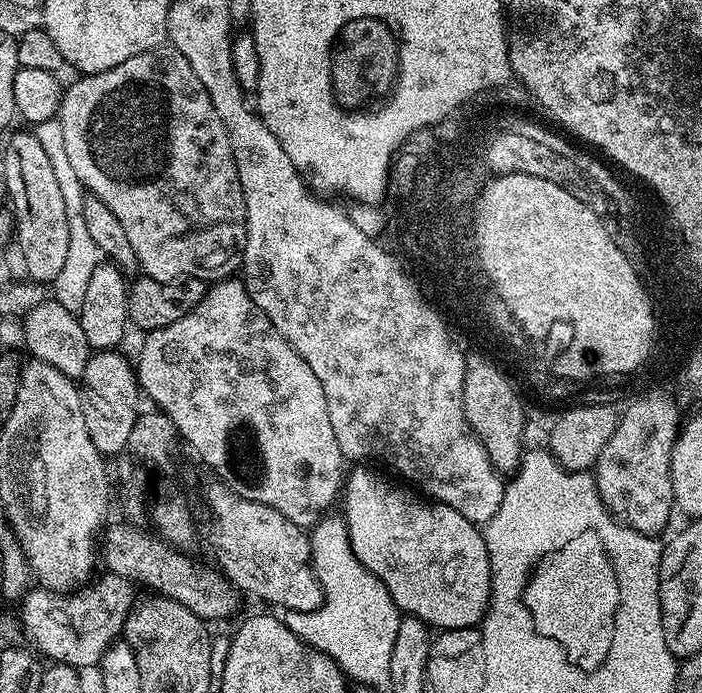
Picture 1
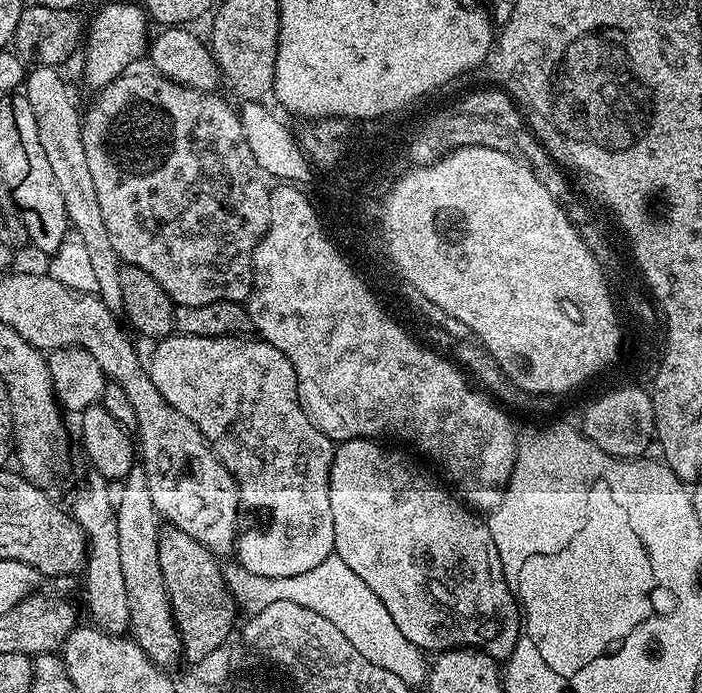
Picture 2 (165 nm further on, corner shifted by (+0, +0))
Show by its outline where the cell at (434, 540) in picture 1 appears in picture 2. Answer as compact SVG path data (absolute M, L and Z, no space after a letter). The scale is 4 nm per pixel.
M346 440L335 445L330 470L330 511L334 514L335 555L340 556L342 562L346 562L346 566L350 566L350 570L354 570L354 574L358 574L358 578L362 578L362 582L366 582L366 586L370 586L370 590L378 594L378 598L382 598L382 606L386 606L390 618L394 618L398 630L402 630L402 635L410 638L410 642L414 642L414 646L418 646L425 653L441 654L452 649L479 649L497 662L507 661L516 649L522 617L516 596L504 577L502 558L498 558L498 546L494 546L494 538L487 523L473 509L461 503L447 487L439 488L426 473L419 472L403 456L403 451L387 452L384 448L387 447L375 440Z

